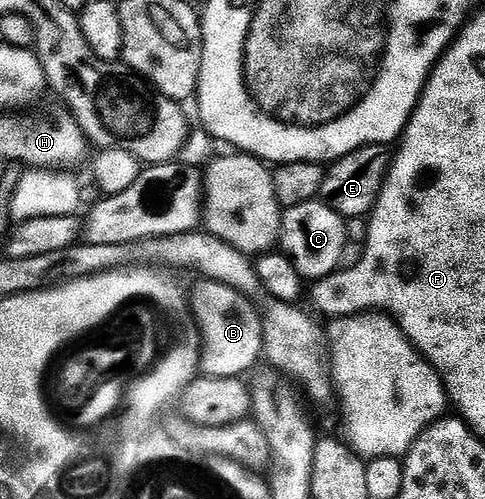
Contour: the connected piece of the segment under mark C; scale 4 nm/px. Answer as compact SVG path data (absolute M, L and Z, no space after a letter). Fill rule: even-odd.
M320 199L299 203L299 207L291 207L281 214L280 252L289 257L291 263L295 263L295 271L299 271L306 282L321 281L342 268L345 244L349 241L345 225L346 218L340 217L330 205Z

